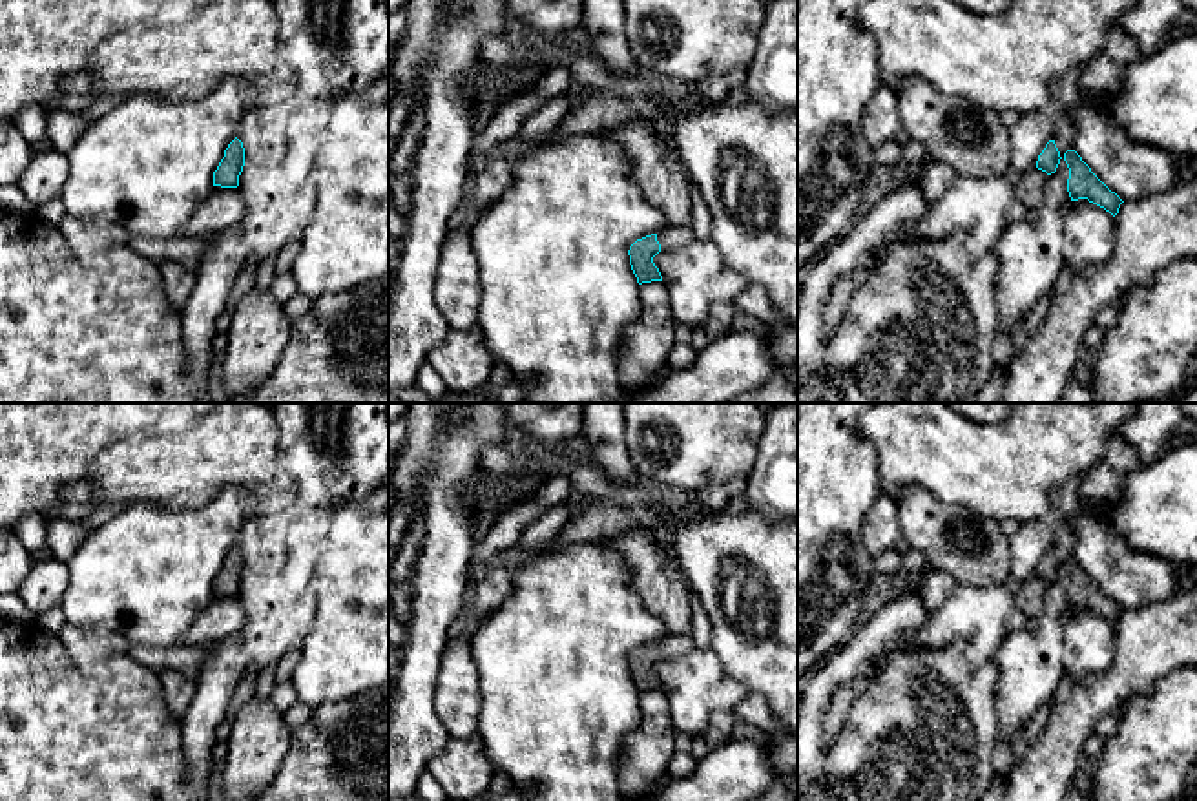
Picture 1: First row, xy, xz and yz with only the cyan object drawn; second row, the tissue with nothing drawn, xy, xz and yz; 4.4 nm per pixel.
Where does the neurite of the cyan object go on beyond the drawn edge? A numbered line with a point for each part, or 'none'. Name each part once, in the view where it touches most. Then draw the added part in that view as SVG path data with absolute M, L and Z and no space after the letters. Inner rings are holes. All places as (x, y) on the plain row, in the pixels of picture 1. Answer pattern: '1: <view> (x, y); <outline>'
1: xz (674, 646); M684 633L684 635L673 635L673 637L668 637L664 640L659 640L657 642L657 650L661 653L661 661L662 659L673 659L673 657L681 657L692 650L695 650L695 642L693 642L693 637L692 633Z

